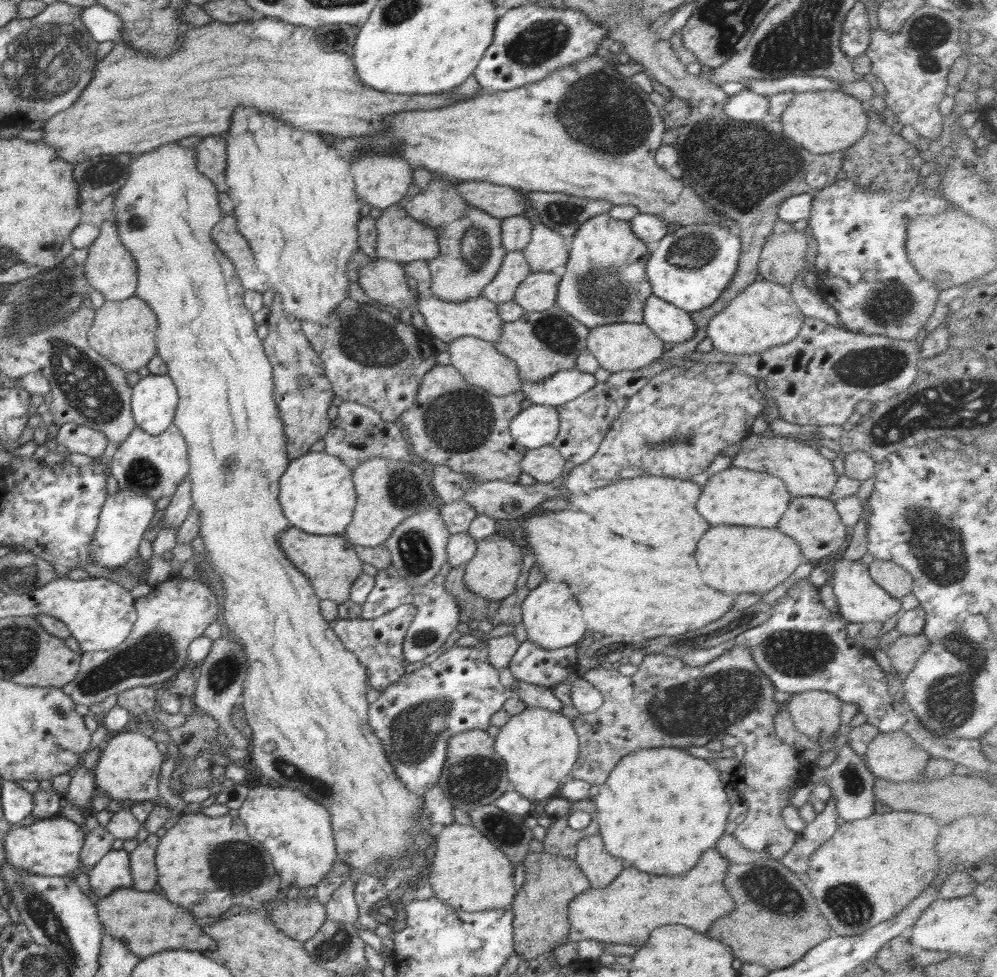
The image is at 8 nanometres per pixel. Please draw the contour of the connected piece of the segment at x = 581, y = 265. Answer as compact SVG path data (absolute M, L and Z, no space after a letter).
M607 212L589 218L572 236L566 271L558 285L558 306L589 329L605 324L642 323L645 300L653 294L645 269L650 254L652 246L635 235L628 220L614 220Z

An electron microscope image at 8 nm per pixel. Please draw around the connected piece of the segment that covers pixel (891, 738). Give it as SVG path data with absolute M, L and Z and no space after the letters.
M892 731L879 732L868 743L863 759L878 778L895 783L914 783L923 777L930 757L929 752L904 731Z

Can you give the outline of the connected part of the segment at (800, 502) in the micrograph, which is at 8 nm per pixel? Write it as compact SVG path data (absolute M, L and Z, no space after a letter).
M817 496L793 497L777 528L793 538L798 543L806 561L813 564L842 549L846 545L846 536L848 536L847 526L835 510L834 502Z

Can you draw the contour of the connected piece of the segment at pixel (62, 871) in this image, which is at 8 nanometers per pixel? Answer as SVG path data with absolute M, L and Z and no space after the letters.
M65 816L37 819L30 826L14 826L4 837L4 863L12 864L16 870L28 871L32 876L68 877L80 869L80 852L84 843L82 829Z

